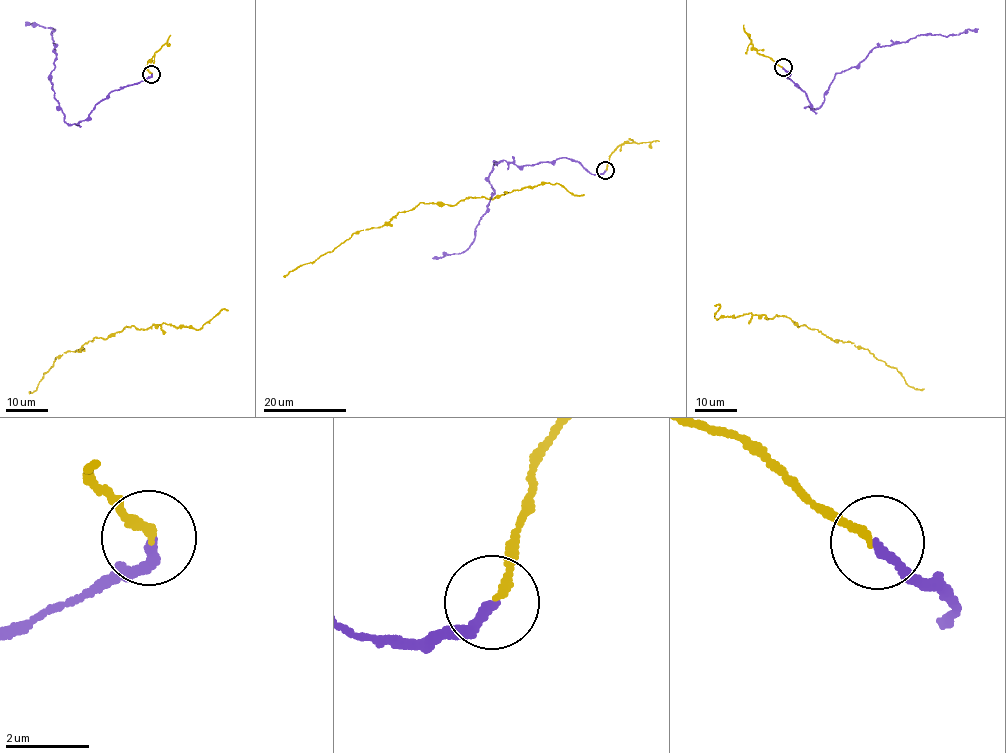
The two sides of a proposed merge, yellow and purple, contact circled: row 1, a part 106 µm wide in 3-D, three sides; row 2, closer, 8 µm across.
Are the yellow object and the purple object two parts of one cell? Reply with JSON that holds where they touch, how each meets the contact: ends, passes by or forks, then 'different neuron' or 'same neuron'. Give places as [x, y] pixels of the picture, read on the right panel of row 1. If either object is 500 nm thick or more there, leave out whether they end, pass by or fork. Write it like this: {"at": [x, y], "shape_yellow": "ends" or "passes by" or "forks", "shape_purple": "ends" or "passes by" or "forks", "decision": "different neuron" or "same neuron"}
{"at": [783, 67], "shape_yellow": "ends", "shape_purple": "ends", "decision": "same neuron"}

